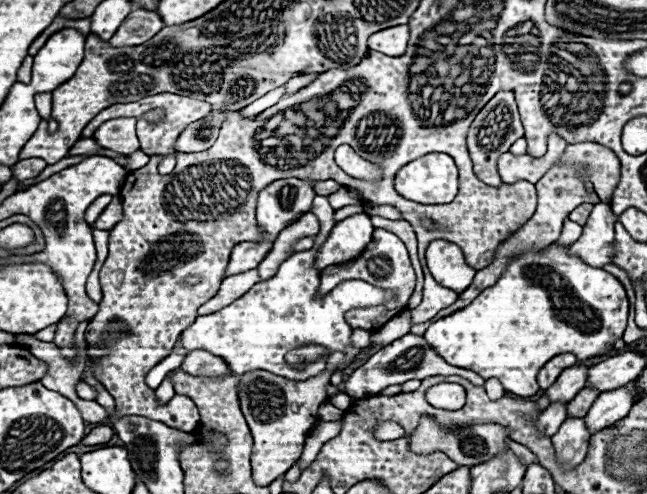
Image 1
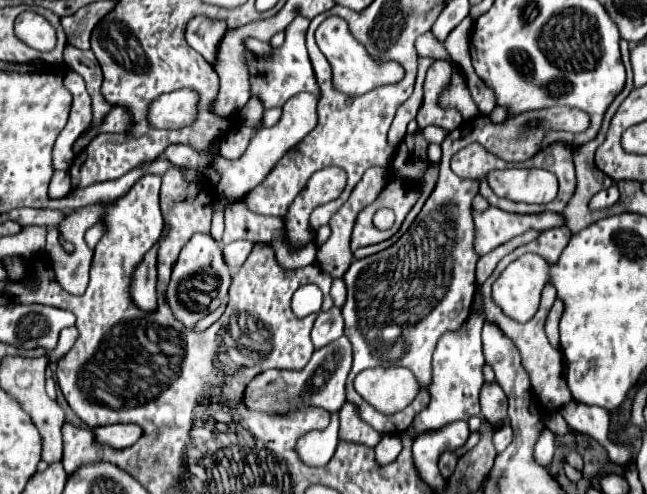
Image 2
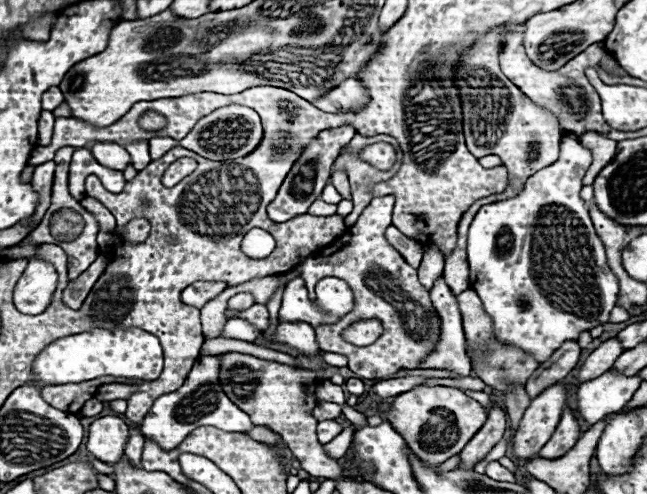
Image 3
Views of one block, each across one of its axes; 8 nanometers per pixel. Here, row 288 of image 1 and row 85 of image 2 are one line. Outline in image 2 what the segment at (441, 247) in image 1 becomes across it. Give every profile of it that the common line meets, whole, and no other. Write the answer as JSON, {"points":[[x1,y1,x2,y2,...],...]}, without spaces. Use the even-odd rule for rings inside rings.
{"points":[[452,64,452,70,454,70,454,76,449,86,440,95,440,105,443,108,458,108,464,120,478,116,478,108,474,106,470,92,466,90,466,84,462,82,462,74,458,74,458,68,454,64]]}

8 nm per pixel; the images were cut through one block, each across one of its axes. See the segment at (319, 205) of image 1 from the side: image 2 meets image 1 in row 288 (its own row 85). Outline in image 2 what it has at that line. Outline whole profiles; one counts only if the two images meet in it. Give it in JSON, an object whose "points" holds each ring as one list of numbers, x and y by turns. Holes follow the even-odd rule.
{"points":[[331,16,320,24,315,32,315,39,332,67,334,87,348,96,363,95,376,86,394,84,404,78,404,68,398,62,380,62,370,56,368,50,353,38,347,22,337,16],[294,18,284,30,286,40,282,46,272,48,270,54,254,54,250,50,244,52,244,62,250,72,250,94,256,96,264,108,282,108,286,100,290,100,294,94,310,92,314,96,320,94,318,84,314,80,314,70,310,66,310,58,306,52,306,30,310,20,308,18]]}

